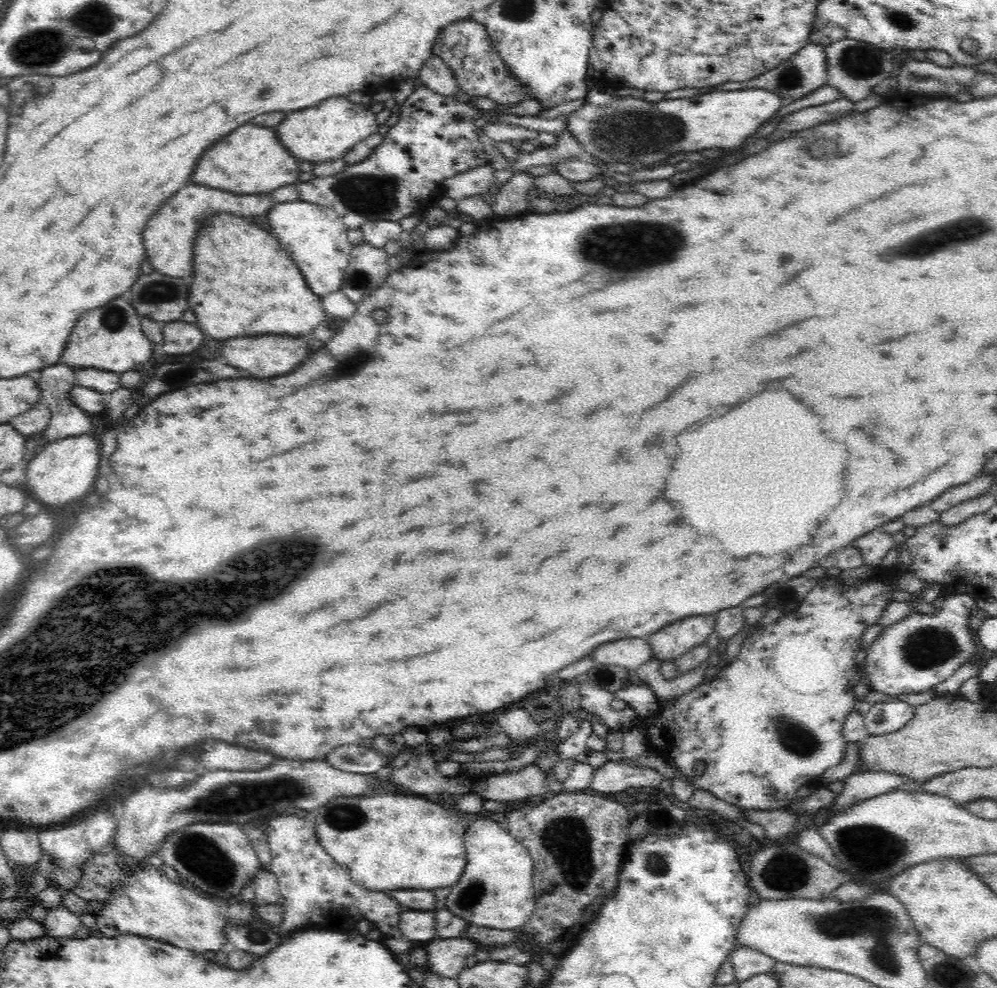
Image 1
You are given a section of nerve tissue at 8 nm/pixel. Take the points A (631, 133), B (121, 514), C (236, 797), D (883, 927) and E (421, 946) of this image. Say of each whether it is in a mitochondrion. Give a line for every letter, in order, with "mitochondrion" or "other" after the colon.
A: mitochondrion
B: other
C: mitochondrion
D: mitochondrion
E: other

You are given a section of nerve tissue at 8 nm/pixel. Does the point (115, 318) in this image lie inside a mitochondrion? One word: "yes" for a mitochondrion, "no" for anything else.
yes

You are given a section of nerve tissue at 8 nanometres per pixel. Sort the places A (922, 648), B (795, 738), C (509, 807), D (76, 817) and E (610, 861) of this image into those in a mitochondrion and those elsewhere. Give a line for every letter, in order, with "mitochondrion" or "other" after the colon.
A: mitochondrion
B: mitochondrion
C: other
D: other
E: other

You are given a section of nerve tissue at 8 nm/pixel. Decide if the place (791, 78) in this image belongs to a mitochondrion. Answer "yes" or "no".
yes

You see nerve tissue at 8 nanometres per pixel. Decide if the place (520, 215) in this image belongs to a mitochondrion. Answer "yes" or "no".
no

